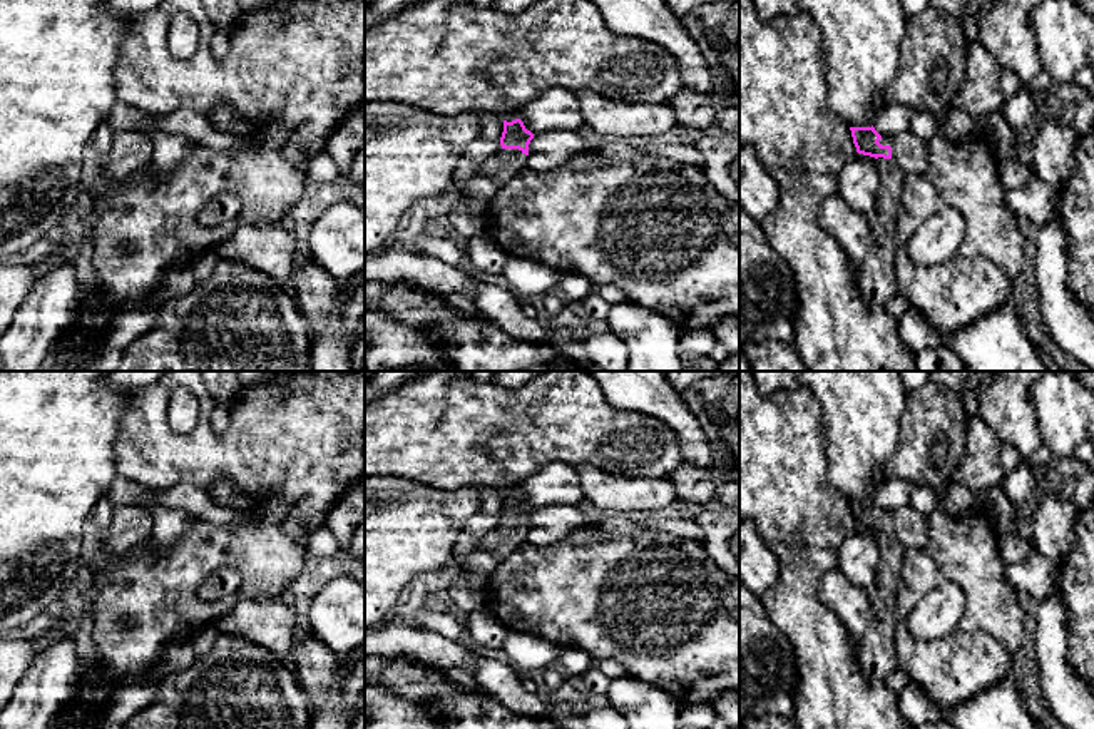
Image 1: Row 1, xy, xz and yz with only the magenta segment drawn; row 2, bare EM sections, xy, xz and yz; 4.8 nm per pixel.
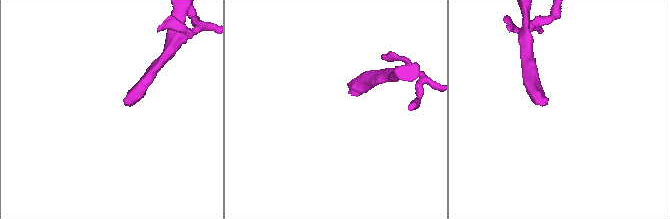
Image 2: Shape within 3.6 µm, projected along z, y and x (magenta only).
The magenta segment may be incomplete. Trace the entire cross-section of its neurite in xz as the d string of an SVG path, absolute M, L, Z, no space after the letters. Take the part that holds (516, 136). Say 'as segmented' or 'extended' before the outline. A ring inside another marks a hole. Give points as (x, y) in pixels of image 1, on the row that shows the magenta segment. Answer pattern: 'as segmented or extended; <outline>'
extended; M520 119L504 120L502 149L488 157L478 171L455 191L475 201L488 202L495 192L527 167L529 144L534 134Z

